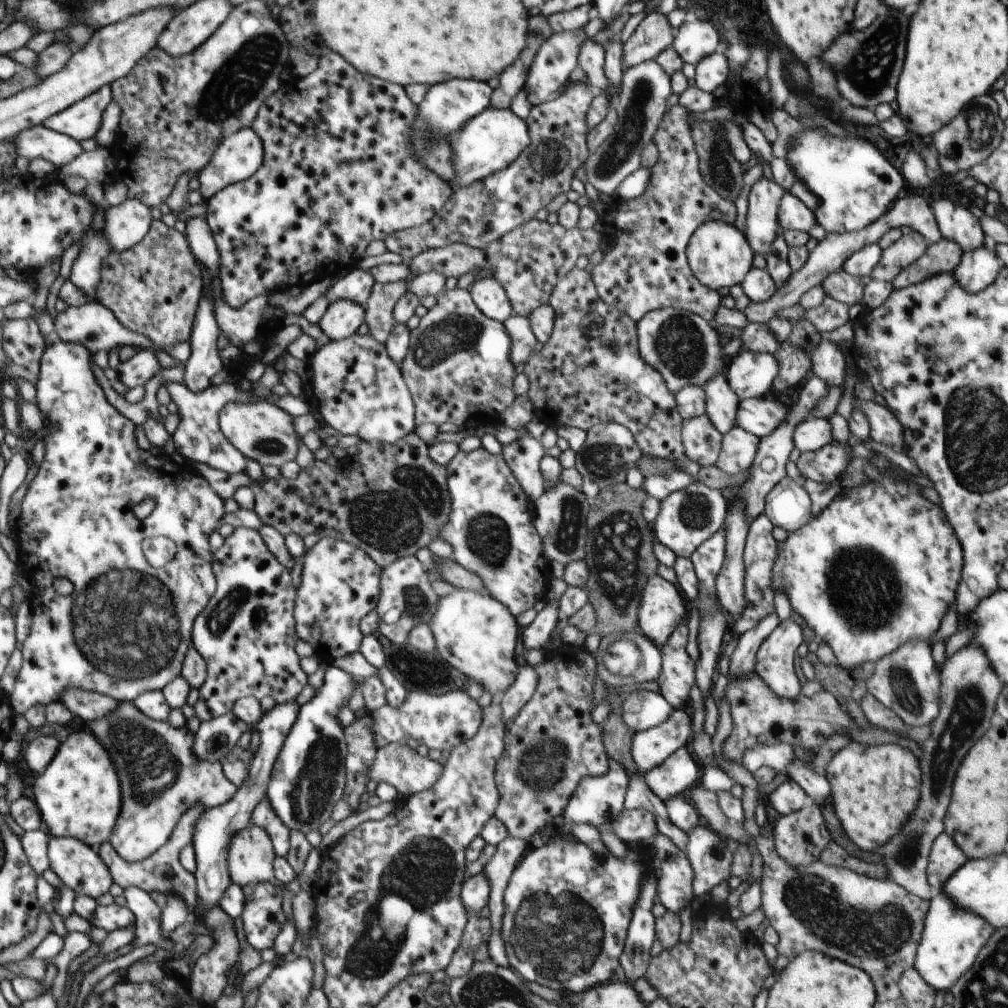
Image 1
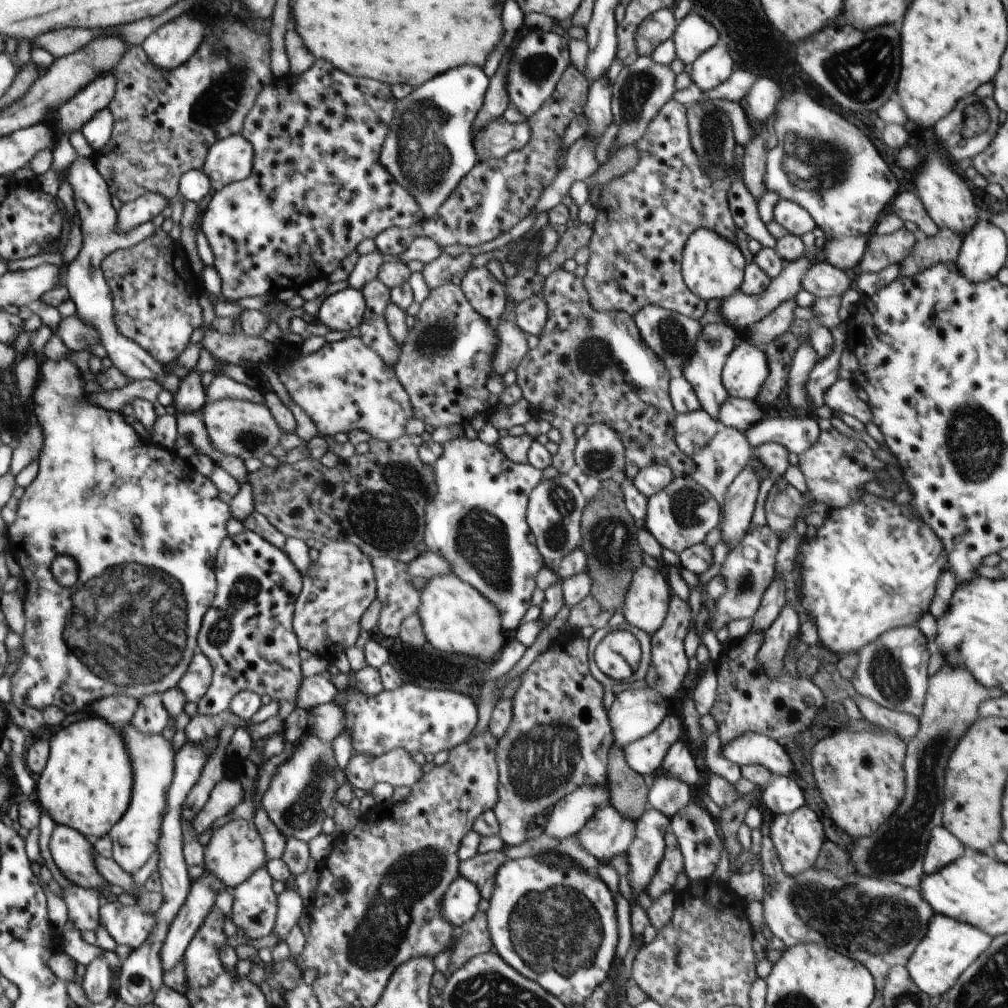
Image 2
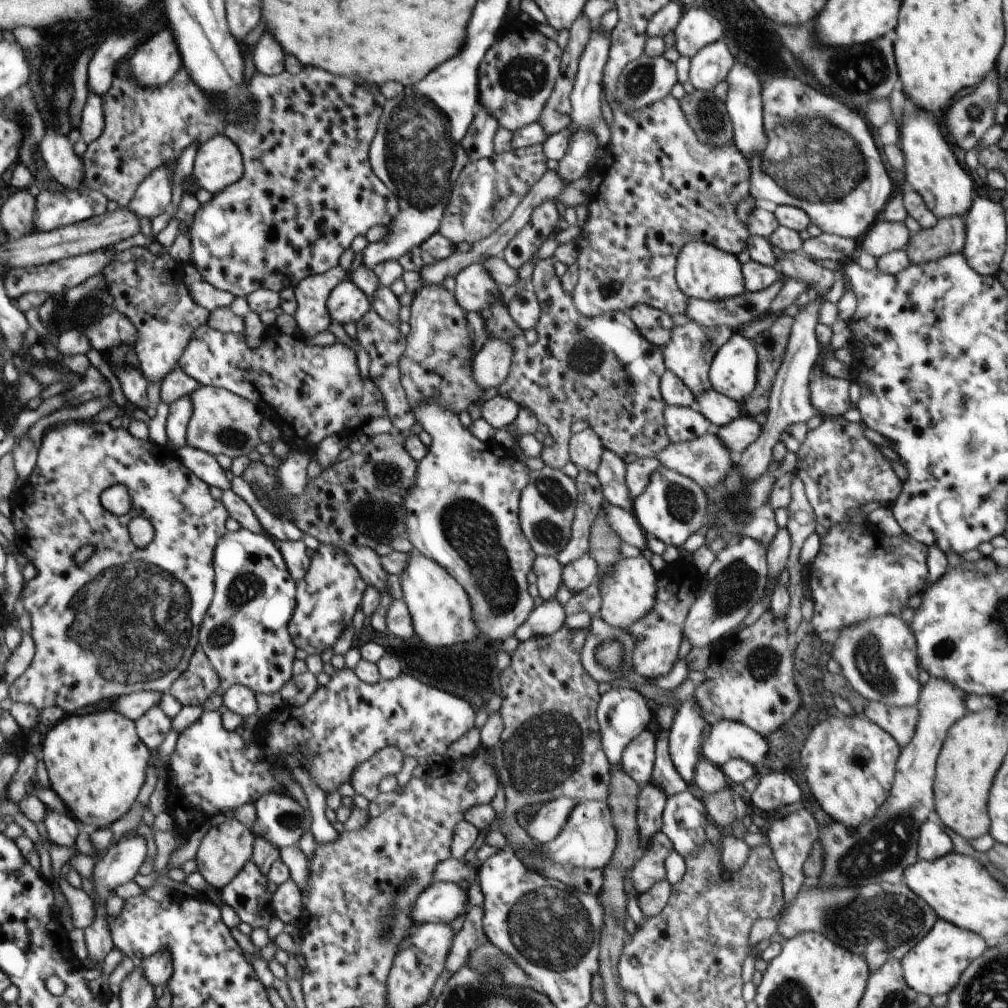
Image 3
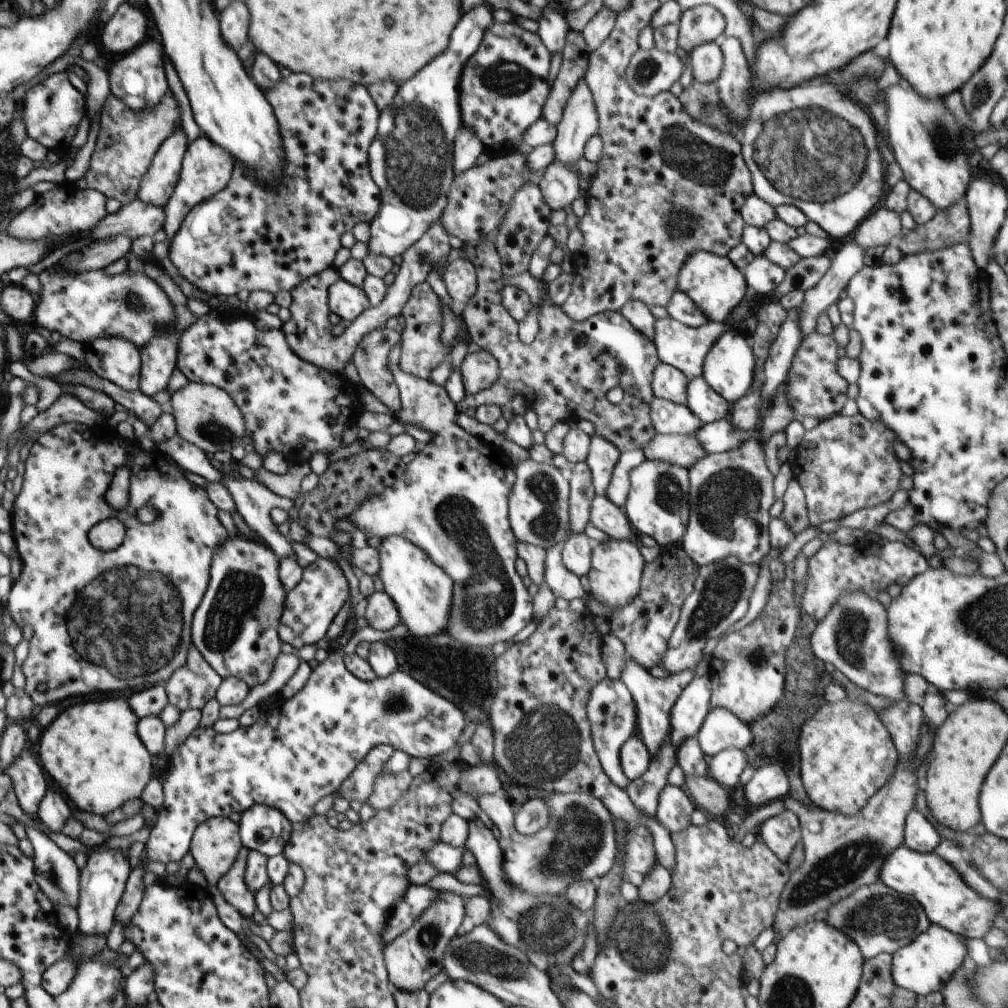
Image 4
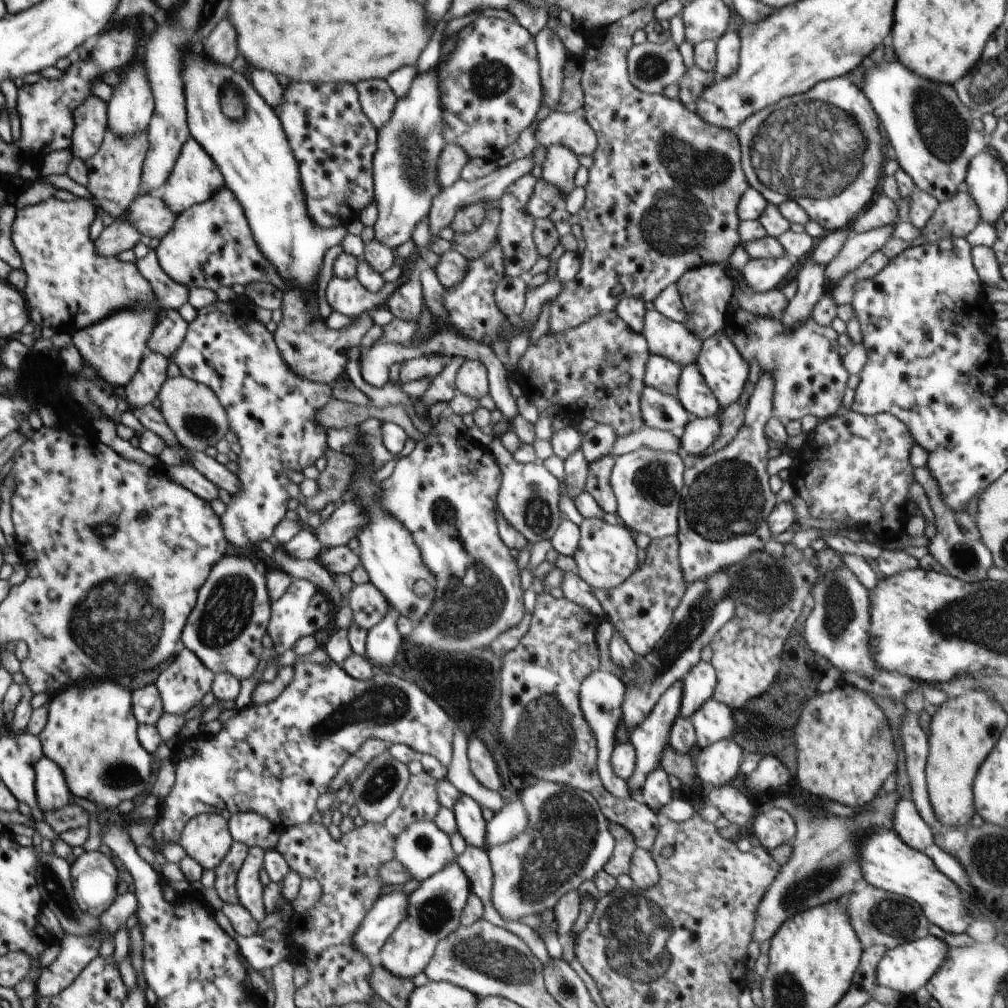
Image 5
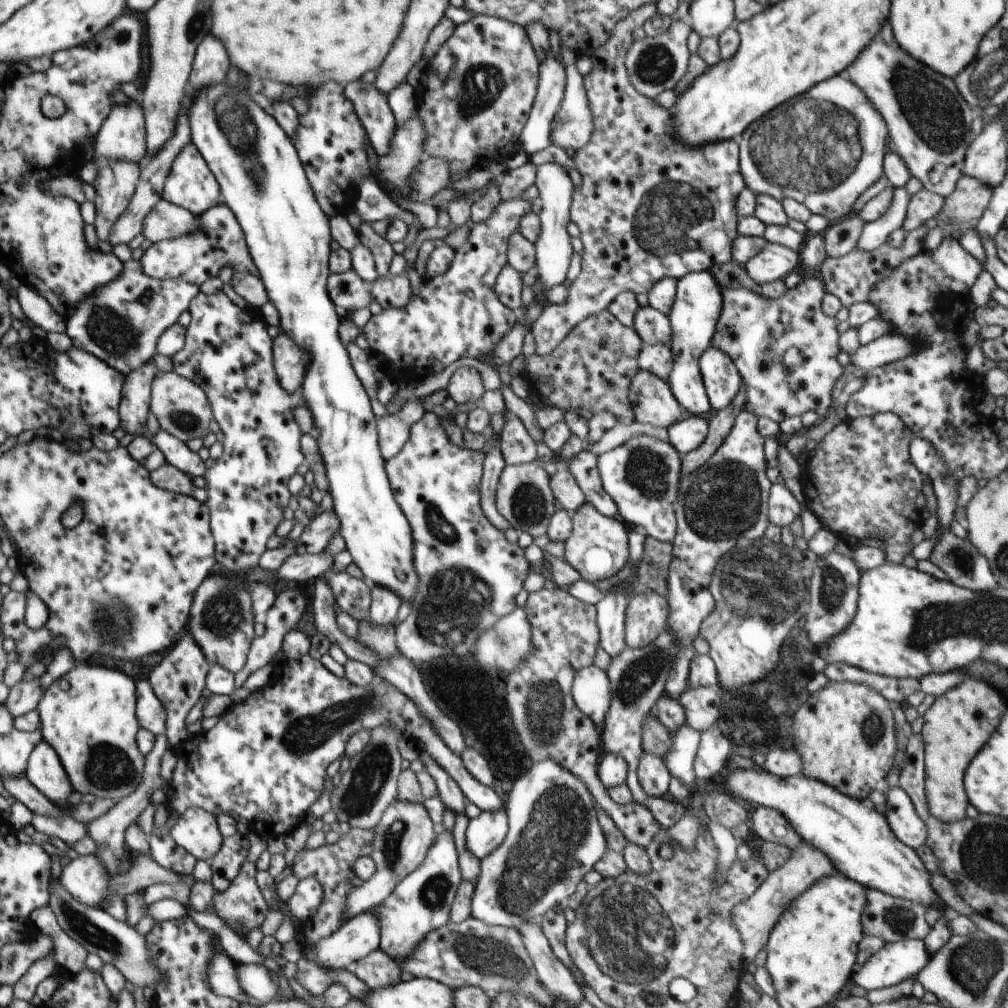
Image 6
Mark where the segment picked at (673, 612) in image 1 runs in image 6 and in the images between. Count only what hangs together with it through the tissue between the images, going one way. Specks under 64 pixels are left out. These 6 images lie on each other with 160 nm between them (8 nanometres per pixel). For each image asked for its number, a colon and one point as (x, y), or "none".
2: (646, 605)
3: (629, 592)
4: (615, 577)
5: (606, 556)
6: (598, 547)

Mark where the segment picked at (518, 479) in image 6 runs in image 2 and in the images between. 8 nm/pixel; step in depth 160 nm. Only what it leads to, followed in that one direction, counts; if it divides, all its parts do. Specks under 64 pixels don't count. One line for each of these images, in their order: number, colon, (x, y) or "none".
2: (555, 508)
3: (547, 506)
4: (539, 503)
5: (528, 497)

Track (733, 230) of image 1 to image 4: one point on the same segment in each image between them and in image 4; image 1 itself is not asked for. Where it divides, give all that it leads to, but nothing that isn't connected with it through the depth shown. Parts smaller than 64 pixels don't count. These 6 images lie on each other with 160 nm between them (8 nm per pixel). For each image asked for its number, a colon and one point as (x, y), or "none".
2: (712, 266)
3: (702, 271)
4: (713, 282)

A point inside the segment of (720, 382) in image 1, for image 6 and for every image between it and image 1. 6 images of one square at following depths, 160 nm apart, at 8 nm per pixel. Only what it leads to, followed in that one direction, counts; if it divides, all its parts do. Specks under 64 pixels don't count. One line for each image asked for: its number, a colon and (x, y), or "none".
2: (703, 371)
3: (689, 352)
4: (685, 348)
5: (675, 341)
6: (653, 327)

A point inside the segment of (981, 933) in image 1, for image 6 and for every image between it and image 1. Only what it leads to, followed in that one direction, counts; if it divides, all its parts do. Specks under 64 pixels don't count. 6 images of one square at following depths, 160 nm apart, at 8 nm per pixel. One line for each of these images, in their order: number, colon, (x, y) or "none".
2: (950, 946)
3: (933, 967)
4: (926, 965)
5: (907, 967)
6: (895, 962)

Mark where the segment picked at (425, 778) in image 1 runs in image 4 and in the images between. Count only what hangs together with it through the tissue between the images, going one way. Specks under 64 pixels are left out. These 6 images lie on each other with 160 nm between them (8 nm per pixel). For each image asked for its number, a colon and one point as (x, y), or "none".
2: (397, 767)
3: (365, 780)
4: (360, 784)

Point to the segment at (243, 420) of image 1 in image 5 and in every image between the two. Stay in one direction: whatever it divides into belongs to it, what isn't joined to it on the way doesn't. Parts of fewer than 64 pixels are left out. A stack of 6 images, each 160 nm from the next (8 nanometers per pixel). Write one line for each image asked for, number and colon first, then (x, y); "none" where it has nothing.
2: (245, 429)
3: (222, 422)
4: (205, 415)
5: (192, 410)

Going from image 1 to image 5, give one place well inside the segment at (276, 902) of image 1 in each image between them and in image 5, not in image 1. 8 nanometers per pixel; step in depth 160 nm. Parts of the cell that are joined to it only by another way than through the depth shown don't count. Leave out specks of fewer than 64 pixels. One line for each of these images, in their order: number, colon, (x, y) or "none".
2: (254, 910)
3: (247, 894)
4: (233, 886)
5: (226, 873)

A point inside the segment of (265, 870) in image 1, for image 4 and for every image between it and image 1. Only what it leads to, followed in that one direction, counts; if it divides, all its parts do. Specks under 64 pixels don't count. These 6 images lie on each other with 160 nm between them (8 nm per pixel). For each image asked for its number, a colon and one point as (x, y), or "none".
2: (236, 851)
3: (226, 848)
4: (216, 842)

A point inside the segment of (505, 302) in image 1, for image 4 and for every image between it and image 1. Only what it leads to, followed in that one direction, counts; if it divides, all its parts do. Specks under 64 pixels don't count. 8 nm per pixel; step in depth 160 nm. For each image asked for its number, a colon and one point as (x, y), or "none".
2: (486, 294)
3: (475, 290)
4: (460, 277)

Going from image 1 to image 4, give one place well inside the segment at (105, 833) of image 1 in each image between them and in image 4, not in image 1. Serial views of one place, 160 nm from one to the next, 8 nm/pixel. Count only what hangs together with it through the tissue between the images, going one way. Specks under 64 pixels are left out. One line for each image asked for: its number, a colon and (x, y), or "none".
2: (86, 785)
3: (96, 763)
4: (91, 752)

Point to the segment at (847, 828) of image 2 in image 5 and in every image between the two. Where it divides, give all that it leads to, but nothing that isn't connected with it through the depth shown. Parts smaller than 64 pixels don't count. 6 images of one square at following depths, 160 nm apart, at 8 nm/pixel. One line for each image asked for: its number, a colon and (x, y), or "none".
3: (850, 763)
4: (847, 754)
5: (846, 750)

